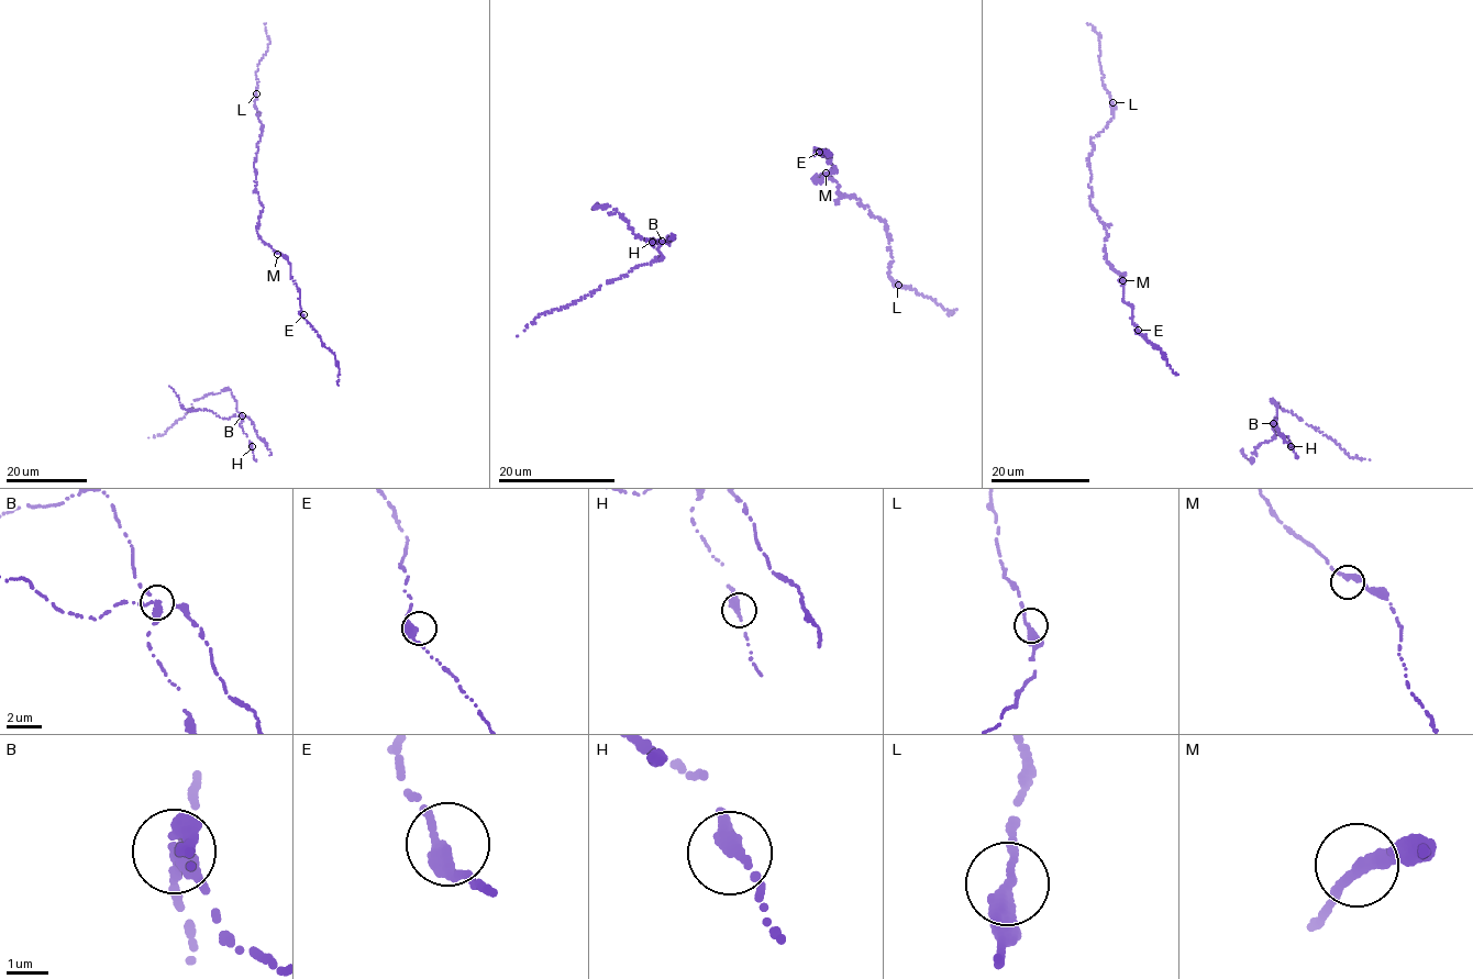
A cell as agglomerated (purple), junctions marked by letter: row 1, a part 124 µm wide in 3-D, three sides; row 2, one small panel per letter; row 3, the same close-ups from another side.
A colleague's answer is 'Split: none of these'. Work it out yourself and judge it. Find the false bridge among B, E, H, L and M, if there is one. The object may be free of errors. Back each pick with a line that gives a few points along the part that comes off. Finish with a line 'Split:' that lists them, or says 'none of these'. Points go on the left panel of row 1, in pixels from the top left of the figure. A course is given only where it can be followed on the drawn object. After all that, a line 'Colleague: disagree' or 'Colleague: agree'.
B: (243, 416), (224, 419), (212, 411), (185, 409), (169, 386)
Split: B
Colleague: disagree

